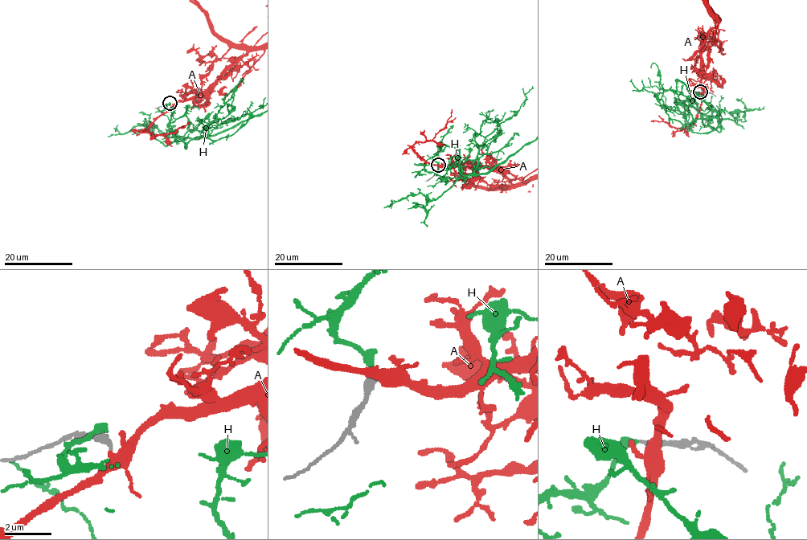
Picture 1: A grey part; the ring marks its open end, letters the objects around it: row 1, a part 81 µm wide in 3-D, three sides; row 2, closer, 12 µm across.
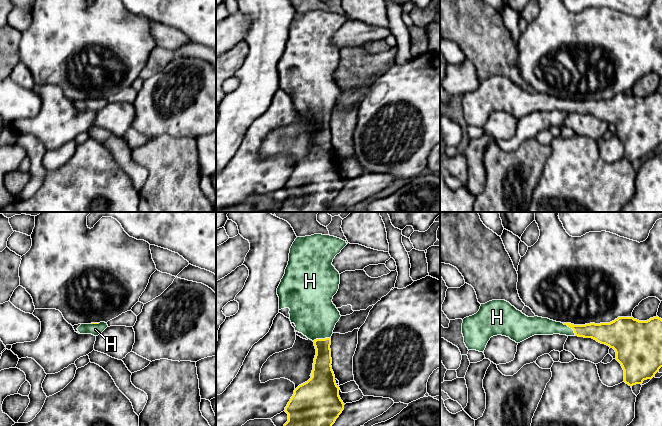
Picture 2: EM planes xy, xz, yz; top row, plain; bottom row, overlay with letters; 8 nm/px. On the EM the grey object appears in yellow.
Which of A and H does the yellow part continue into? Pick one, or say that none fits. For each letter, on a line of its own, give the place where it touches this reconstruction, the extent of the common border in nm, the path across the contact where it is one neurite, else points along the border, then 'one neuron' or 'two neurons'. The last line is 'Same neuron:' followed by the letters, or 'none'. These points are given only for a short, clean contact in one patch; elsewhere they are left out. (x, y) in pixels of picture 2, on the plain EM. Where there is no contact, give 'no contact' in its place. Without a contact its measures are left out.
A: no contact | two neurons
H: xz (321, 115) | 150 nm | across xz (322, 146), (321, 115), (312, 87) | one neuron
Same neuron: H

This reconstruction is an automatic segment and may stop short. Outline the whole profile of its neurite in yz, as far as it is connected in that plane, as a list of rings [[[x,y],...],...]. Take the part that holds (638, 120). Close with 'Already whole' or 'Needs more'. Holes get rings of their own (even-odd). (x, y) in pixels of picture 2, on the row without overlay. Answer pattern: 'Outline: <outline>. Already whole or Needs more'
Outline: [[[492,76],[481,80],[476,90],[463,95],[462,110],[468,126],[479,128],[484,128],[490,114],[497,111],[509,113],[516,119],[534,111],[560,110],[592,114],[615,126],[616,136],[624,146],[624,158],[631,163],[652,155],[662,143],[662,95],[658,92],[647,97],[639,97],[633,93],[618,93],[610,99],[574,101],[538,92],[528,93],[505,76]]]. Needs more

